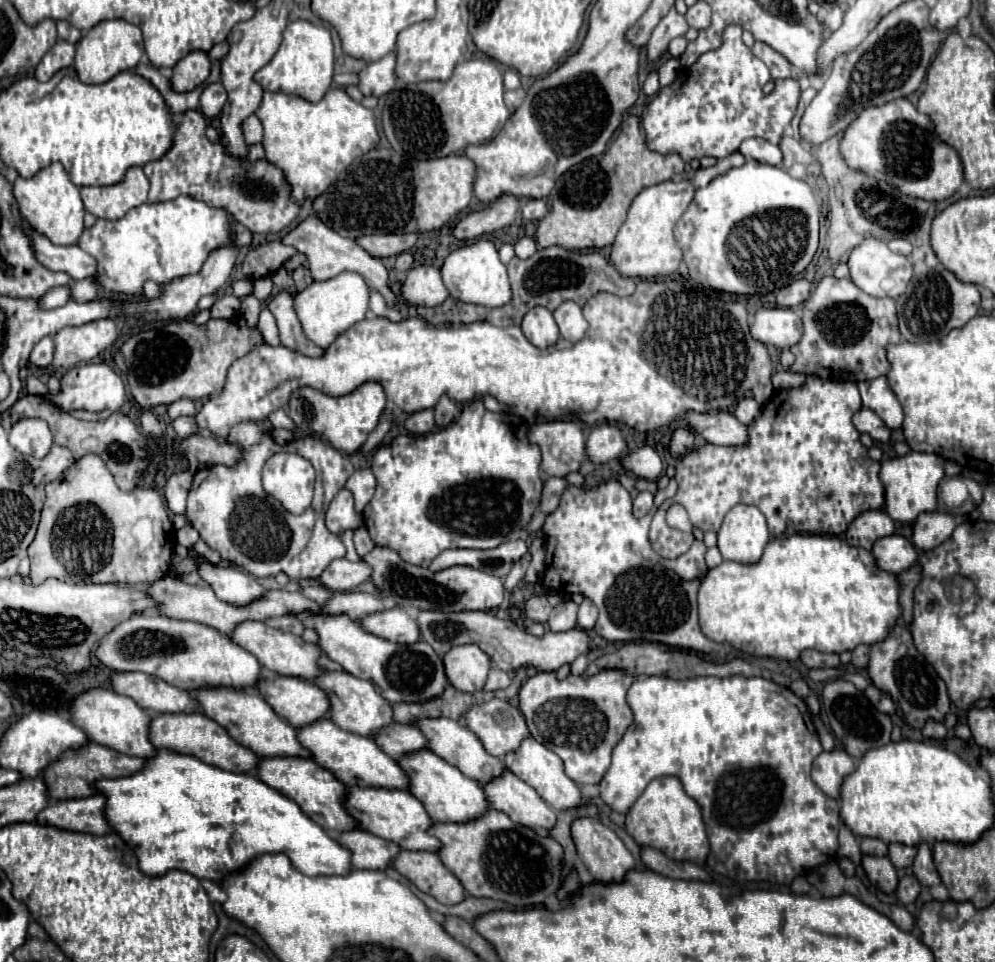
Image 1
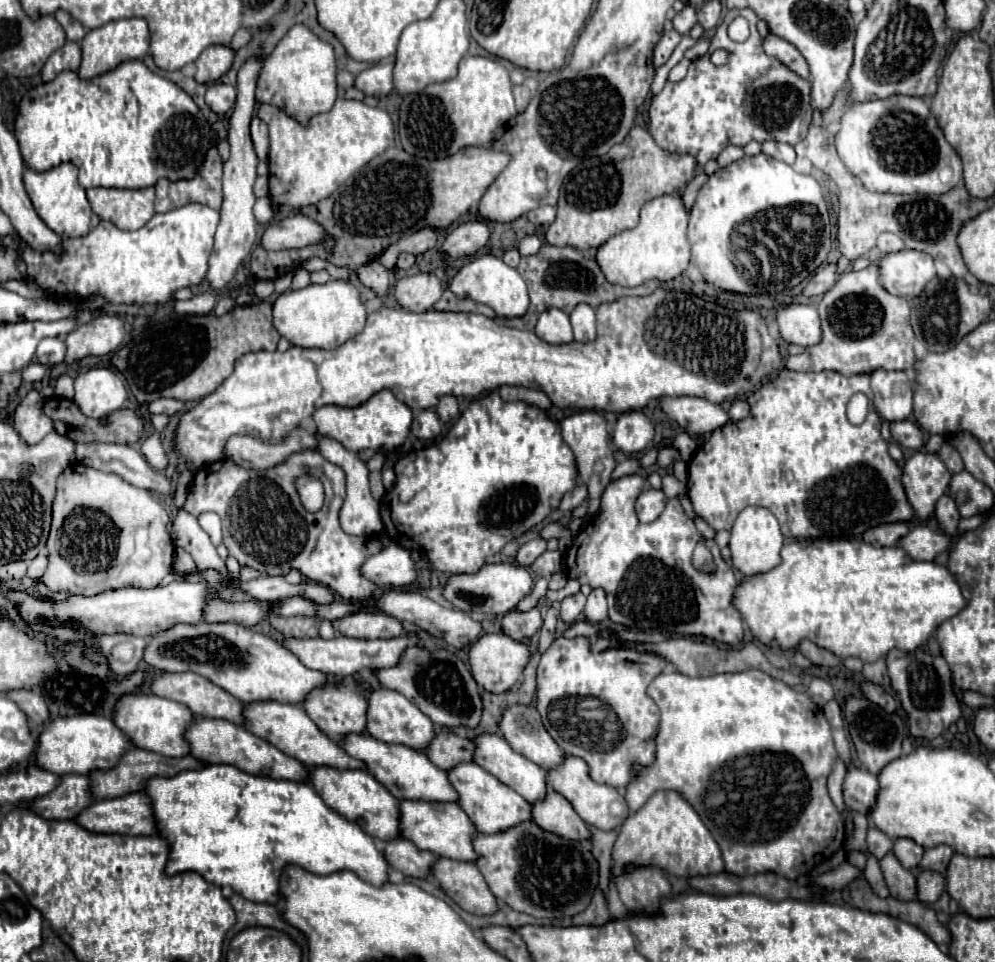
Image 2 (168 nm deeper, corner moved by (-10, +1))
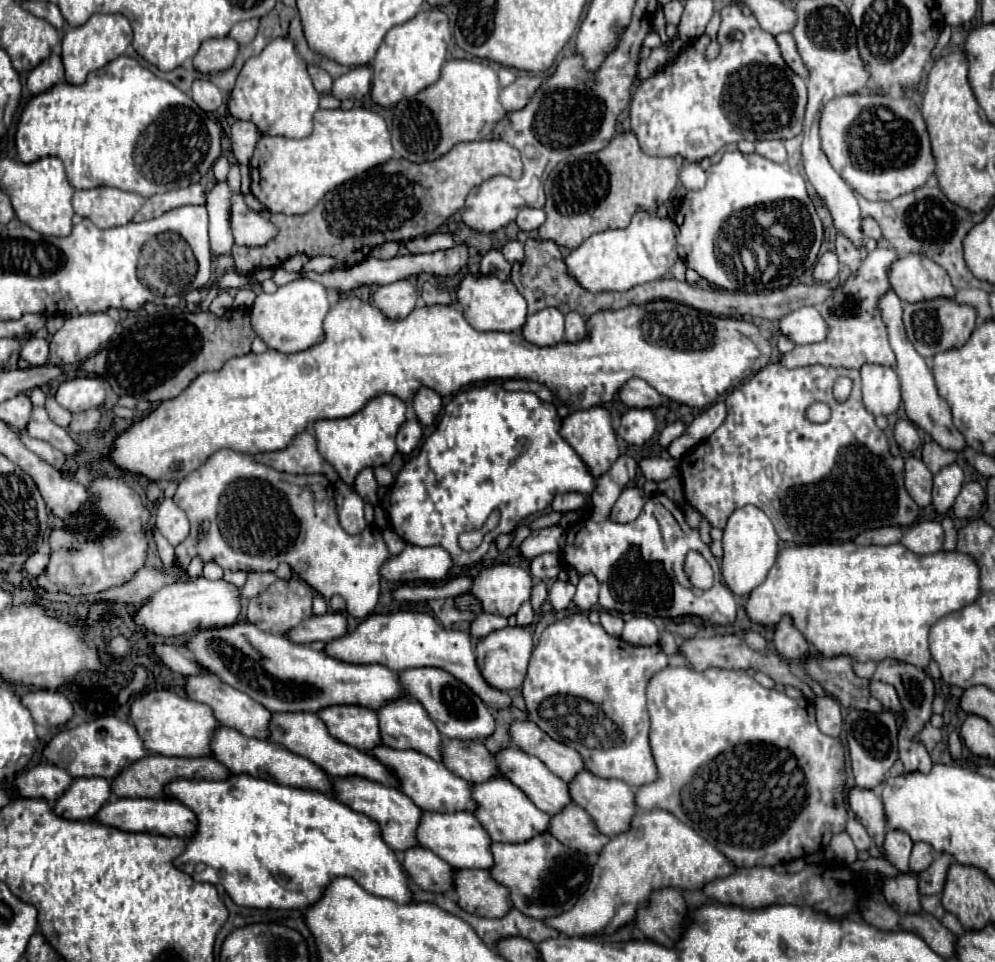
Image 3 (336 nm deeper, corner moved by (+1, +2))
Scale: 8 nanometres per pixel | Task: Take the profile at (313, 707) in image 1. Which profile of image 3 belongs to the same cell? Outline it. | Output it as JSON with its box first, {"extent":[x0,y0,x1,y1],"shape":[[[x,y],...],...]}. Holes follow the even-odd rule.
{"extent":[316,706,380,752],"shape":[[[326,706],[316,712],[328,732],[362,752],[380,744],[376,712],[364,706]]]}

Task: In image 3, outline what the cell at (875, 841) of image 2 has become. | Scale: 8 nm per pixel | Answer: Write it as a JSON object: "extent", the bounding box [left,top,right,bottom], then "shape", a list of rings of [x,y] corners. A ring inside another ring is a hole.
{"extent":[846,818,874,850],"shape":[[[850,818],[850,820],[848,820],[846,832],[850,834],[850,838],[854,840],[854,846],[856,846],[858,850],[868,850],[868,848],[874,844],[874,840],[872,840],[870,834],[868,834],[868,830],[866,830],[856,818]]]}

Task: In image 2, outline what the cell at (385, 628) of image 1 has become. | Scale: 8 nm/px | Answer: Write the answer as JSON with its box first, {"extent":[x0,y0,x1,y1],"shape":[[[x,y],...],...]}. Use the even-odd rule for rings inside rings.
{"extent":[331,611,403,639],"shape":[[[357,611],[357,615],[345,615],[345,619],[337,619],[331,625],[341,635],[357,639],[391,639],[403,635],[403,625],[397,619],[373,611]]]}

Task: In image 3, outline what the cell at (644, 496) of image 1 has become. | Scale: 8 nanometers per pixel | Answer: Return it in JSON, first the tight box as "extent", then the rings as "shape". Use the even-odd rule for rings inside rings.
{"extent":[612,488,646,522],"shape":[[[626,488],[620,494],[620,498],[618,498],[616,506],[614,506],[612,518],[616,522],[632,522],[632,520],[638,518],[644,504],[646,504],[646,496],[644,496],[644,492],[640,488]]]}

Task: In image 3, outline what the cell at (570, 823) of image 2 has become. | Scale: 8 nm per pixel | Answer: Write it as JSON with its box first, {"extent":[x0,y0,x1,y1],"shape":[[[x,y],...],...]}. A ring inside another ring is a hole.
{"extent":[548,802,610,854],"shape":[[[574,802],[566,804],[558,814],[550,816],[548,832],[564,846],[580,850],[584,854],[598,854],[602,846],[610,840],[596,830],[592,818]]]}

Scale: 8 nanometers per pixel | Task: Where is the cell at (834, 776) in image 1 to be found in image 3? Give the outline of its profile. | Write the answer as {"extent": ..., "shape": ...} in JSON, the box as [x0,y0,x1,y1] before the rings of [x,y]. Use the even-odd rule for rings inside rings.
{"extent":[848,786,886,848],"shape":[[[860,786],[850,788],[848,790],[848,808],[864,824],[864,828],[874,838],[874,842],[882,848],[886,818],[884,818],[884,806],[878,796],[878,790],[866,790]]]}

